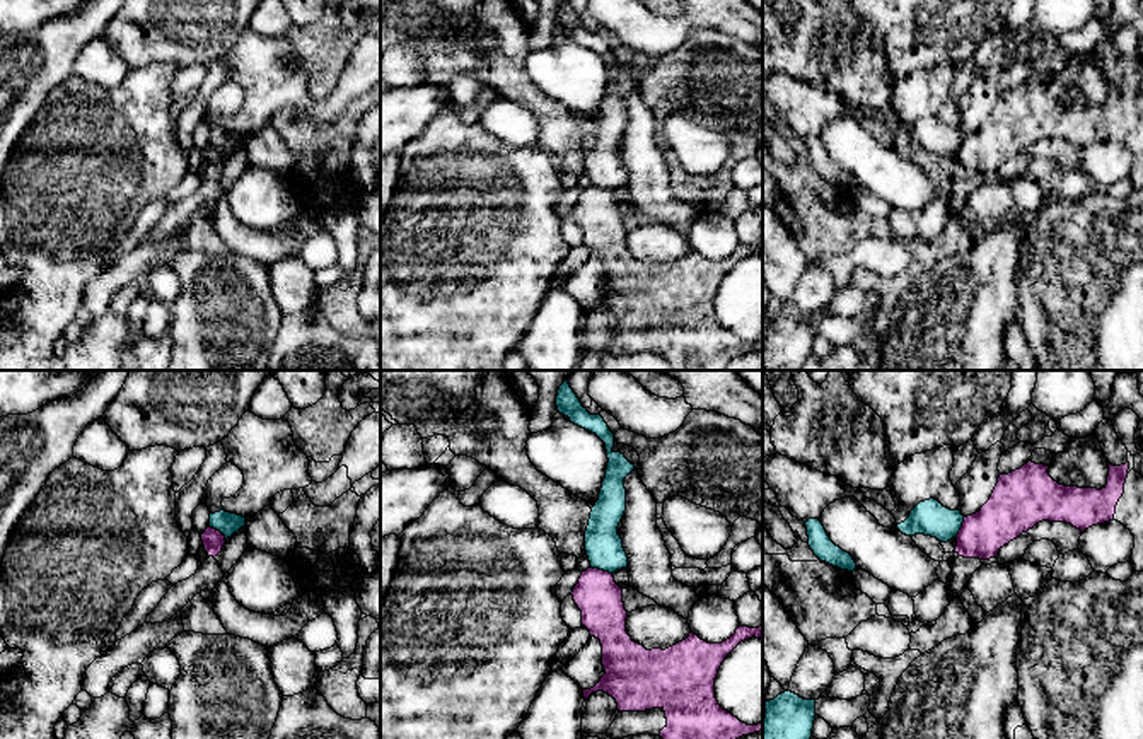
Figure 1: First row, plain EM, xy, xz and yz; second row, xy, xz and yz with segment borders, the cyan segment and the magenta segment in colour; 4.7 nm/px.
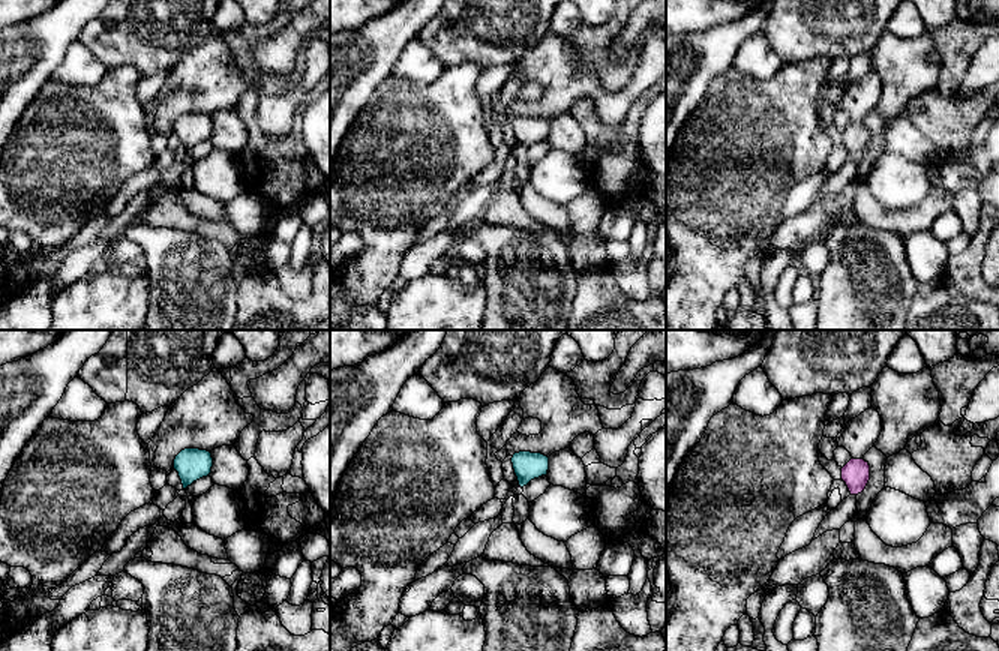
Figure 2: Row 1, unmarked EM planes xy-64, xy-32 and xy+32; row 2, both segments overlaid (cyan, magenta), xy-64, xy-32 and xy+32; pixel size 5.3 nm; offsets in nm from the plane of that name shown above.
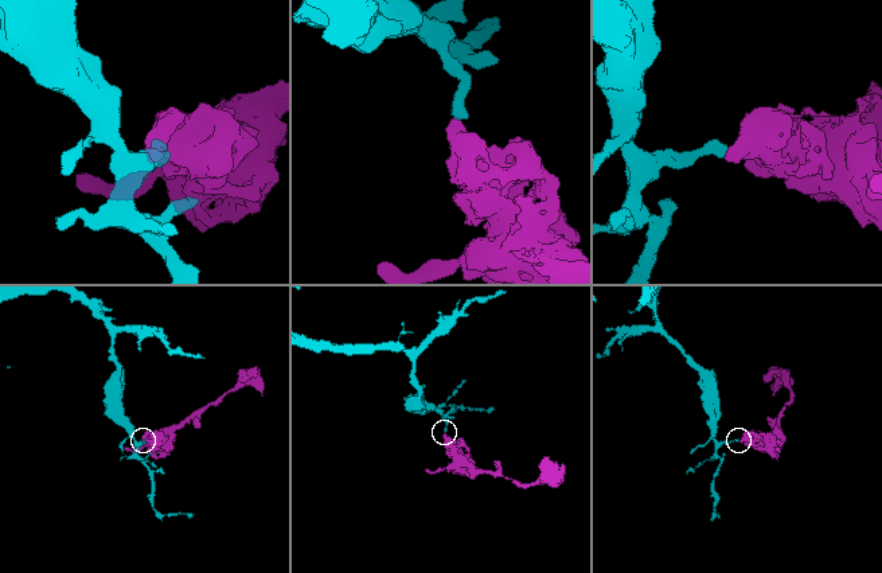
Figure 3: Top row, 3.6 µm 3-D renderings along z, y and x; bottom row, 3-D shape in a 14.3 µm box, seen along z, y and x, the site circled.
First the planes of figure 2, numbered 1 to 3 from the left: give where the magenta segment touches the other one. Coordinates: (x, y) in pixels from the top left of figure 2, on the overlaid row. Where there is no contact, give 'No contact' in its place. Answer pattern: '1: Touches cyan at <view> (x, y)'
1: No contact
2: No contact
3: No contact

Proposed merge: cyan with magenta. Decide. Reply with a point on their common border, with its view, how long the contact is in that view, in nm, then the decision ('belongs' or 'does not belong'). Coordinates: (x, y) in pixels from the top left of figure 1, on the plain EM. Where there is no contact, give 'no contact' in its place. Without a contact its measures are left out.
xz (601, 186) | 110 nm | does not belong

